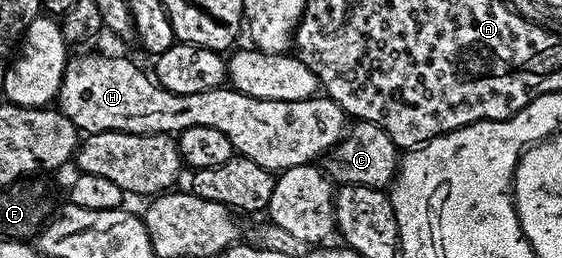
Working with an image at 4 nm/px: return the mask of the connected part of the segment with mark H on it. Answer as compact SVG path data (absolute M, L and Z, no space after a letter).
M76 55L64 66L64 76L58 88L58 110L74 124L77 132L121 131L143 135L172 135L190 129L194 125L207 125L218 129L230 140L233 152L245 155L254 165L279 173L291 167L303 167L327 156L332 148L344 138L350 117L327 97L313 97L302 101L266 101L244 95L230 85L206 89L202 93L170 93L161 87L151 74L148 75L136 63L120 55Z

